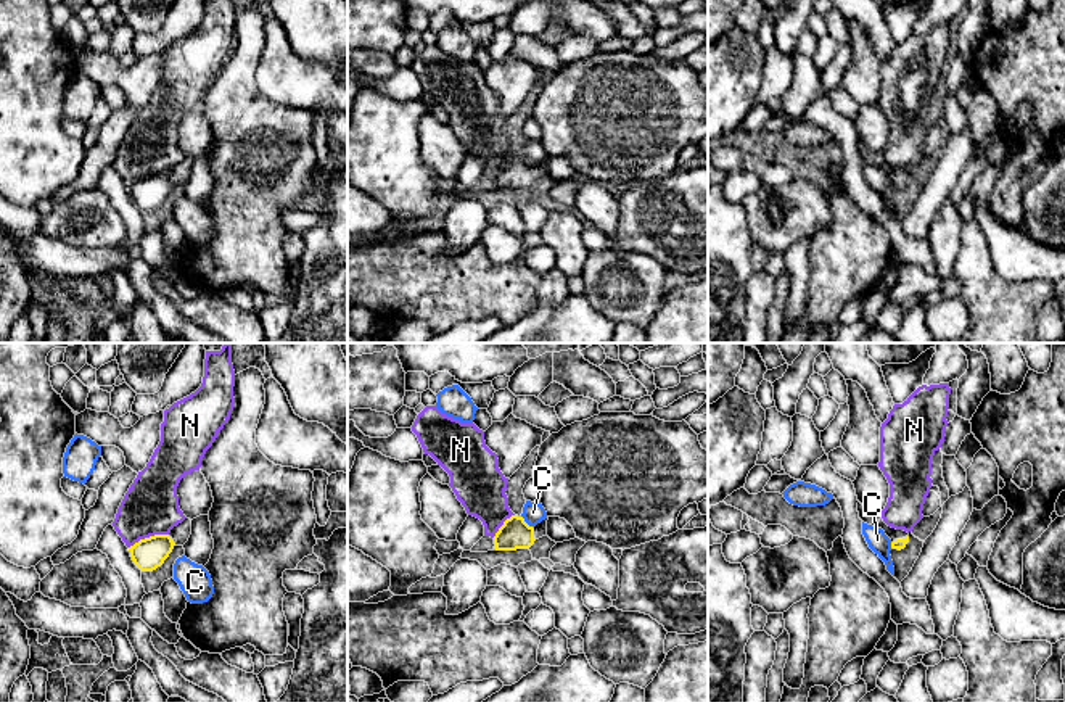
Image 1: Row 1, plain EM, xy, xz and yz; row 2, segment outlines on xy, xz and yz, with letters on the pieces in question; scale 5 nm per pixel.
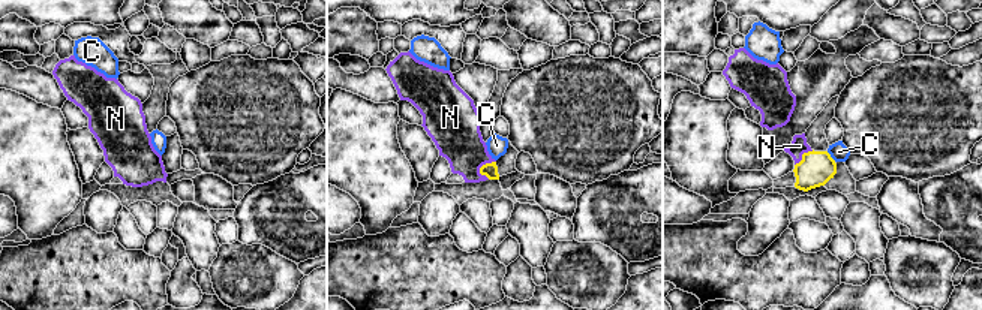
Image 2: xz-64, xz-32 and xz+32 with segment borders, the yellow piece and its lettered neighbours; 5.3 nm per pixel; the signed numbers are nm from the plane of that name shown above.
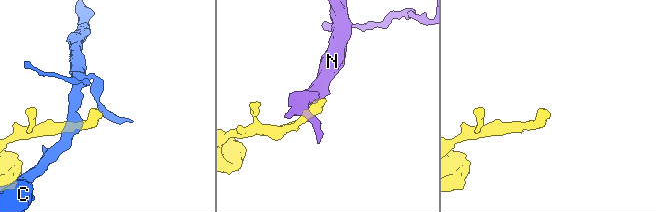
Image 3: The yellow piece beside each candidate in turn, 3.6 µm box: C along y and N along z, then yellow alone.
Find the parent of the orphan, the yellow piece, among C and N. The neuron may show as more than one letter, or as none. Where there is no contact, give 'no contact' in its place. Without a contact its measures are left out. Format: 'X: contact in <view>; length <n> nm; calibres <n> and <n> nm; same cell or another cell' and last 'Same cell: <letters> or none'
C: contact in xz; length 80 nm; calibres 160 and 110 nm; another cell
N: contact in xy; length 220 nm; calibres 160 and 280 nm; another cell
Same cell: none

